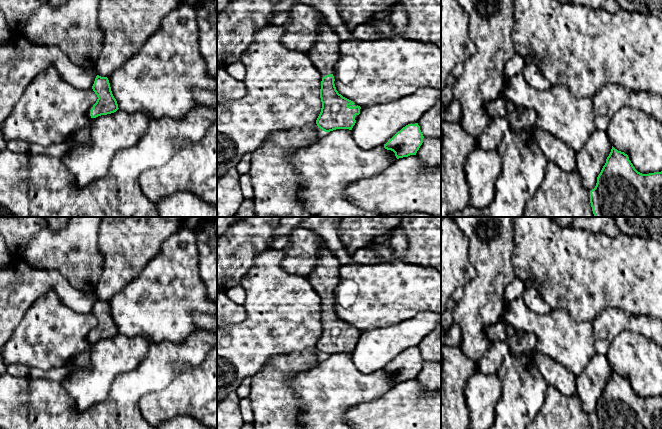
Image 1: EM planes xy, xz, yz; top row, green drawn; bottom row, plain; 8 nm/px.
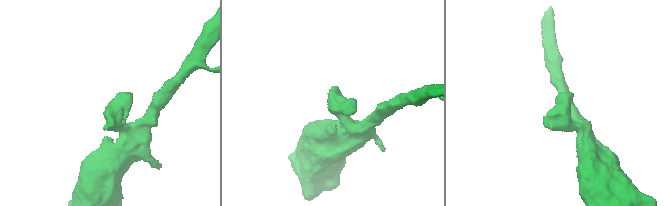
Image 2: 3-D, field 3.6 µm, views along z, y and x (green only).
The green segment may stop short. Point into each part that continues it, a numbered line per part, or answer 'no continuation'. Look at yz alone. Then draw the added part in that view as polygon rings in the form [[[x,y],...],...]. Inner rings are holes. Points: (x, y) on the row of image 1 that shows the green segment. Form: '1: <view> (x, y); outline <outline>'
no continuation

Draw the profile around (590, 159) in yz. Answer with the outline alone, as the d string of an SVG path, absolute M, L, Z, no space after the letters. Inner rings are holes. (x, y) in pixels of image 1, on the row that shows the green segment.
M595 129L584 146L576 152L576 169L581 176L582 185L588 191L595 188L612 143L606 131Z

